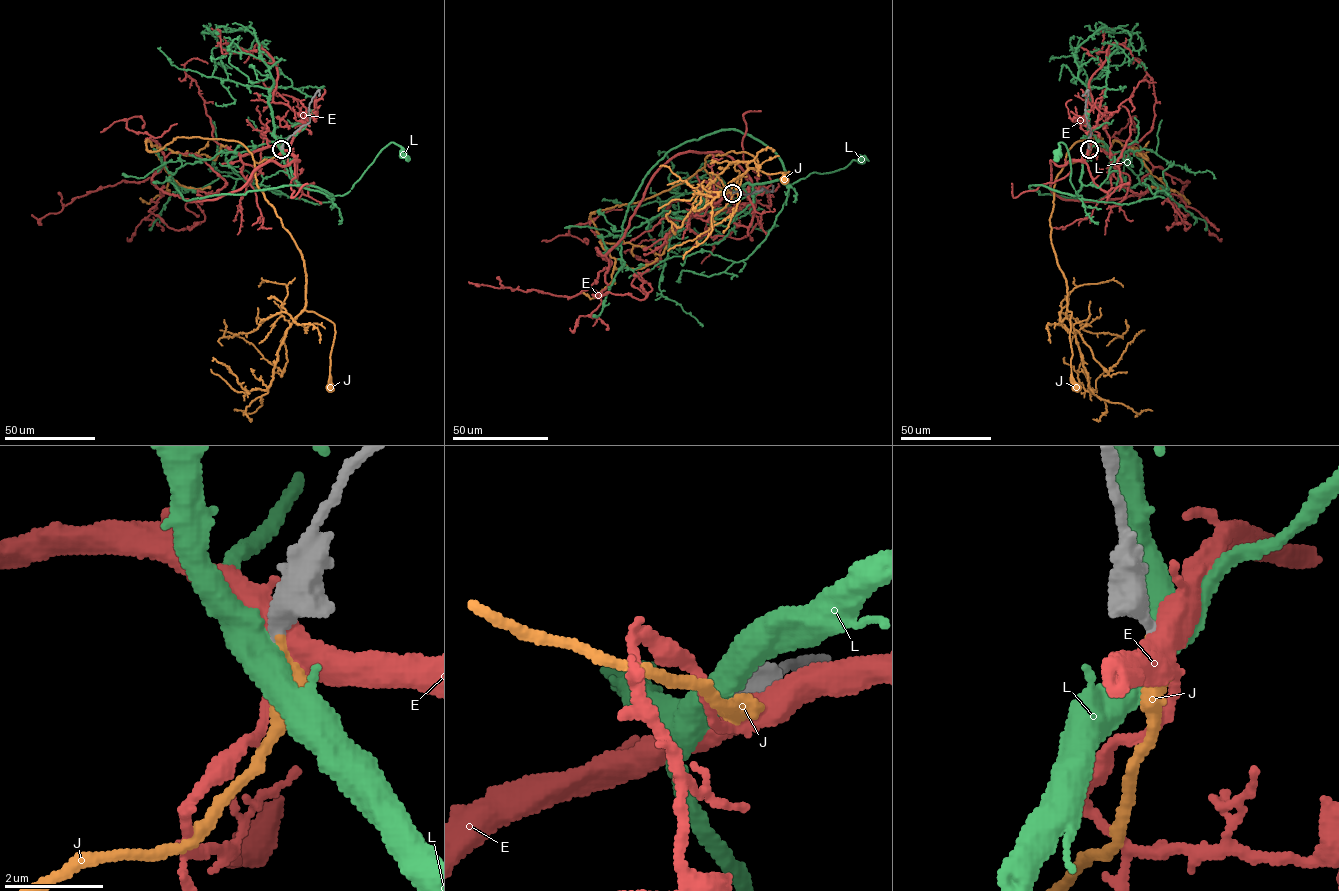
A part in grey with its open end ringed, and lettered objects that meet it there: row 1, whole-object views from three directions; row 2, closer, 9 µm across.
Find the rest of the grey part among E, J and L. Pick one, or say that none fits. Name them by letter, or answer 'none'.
J

